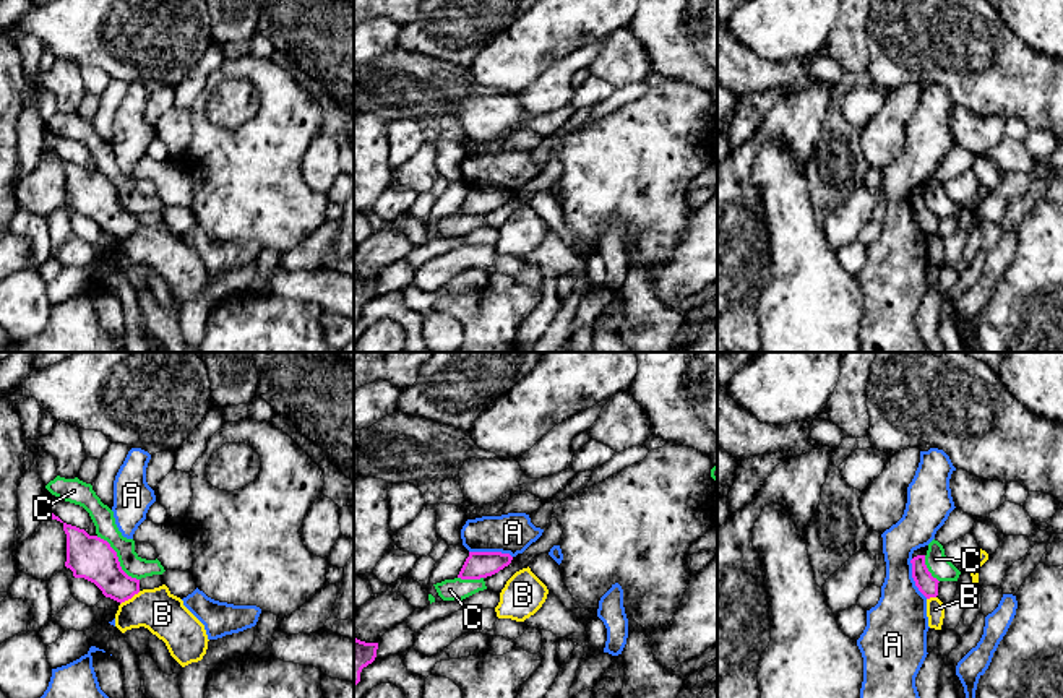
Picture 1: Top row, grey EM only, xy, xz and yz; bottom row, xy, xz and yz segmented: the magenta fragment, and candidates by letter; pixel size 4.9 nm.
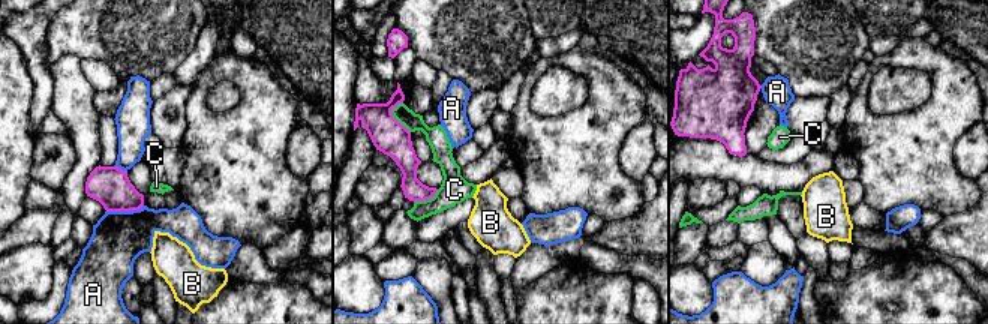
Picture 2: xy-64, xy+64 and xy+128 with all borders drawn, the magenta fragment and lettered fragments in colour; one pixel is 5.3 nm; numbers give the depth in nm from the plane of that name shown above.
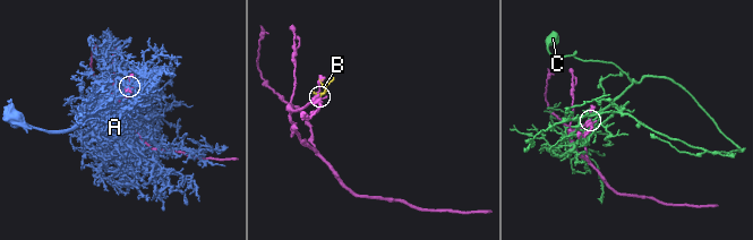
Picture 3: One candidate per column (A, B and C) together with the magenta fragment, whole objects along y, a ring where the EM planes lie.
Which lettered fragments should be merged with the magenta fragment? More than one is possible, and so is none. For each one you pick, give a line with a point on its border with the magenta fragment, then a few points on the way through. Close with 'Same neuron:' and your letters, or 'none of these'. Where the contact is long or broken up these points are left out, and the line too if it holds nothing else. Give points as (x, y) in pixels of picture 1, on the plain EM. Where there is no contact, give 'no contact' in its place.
Same neuron: none of these

